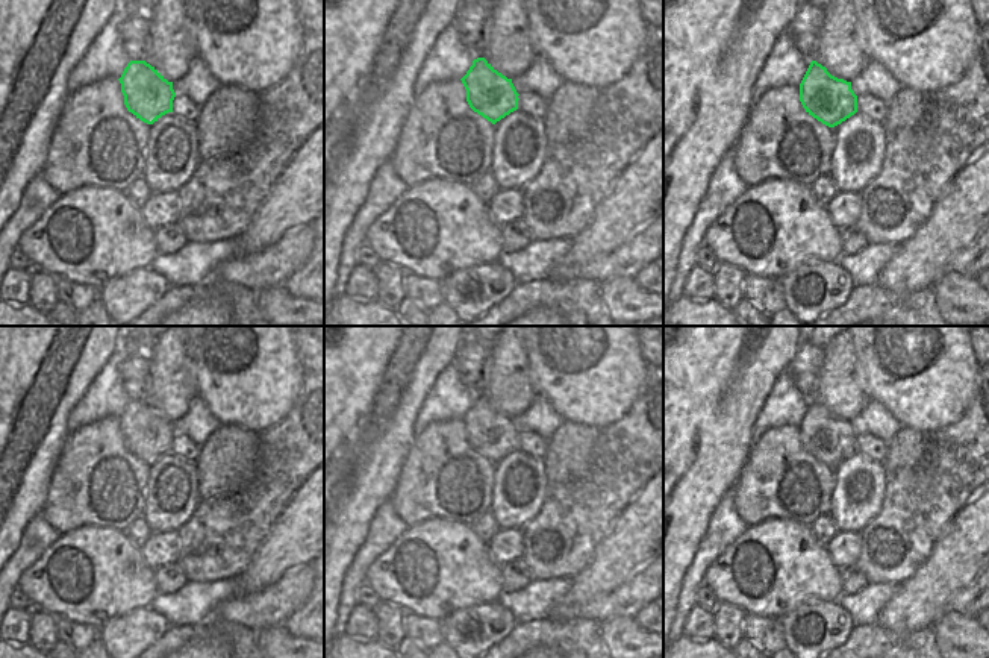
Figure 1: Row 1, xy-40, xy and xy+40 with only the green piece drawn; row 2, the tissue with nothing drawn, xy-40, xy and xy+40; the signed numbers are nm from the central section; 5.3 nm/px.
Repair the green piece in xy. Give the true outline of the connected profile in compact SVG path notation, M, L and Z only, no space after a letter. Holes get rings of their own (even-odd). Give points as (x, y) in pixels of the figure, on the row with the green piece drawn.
M485 58L474 59L460 80L470 108L492 124L518 109L519 94L512 79L498 73Z

